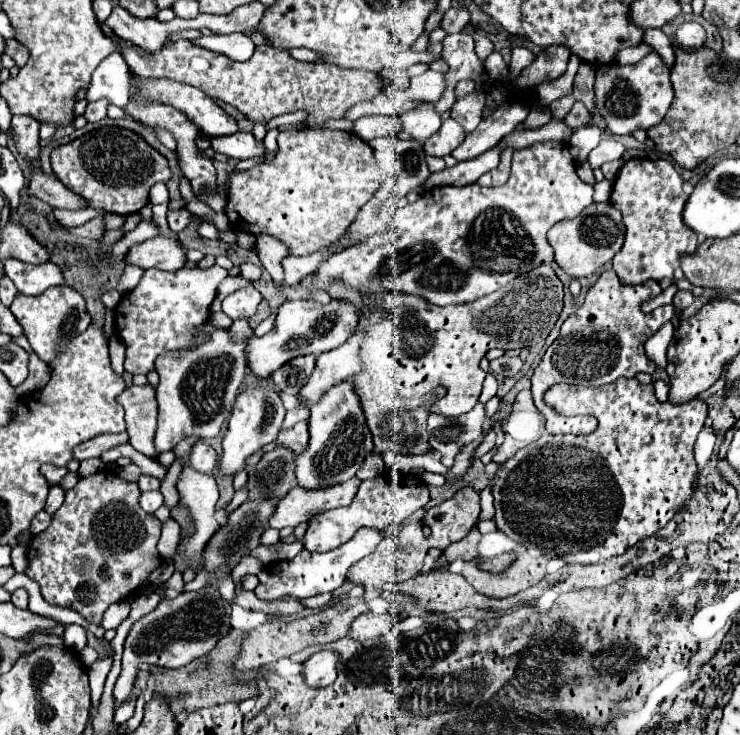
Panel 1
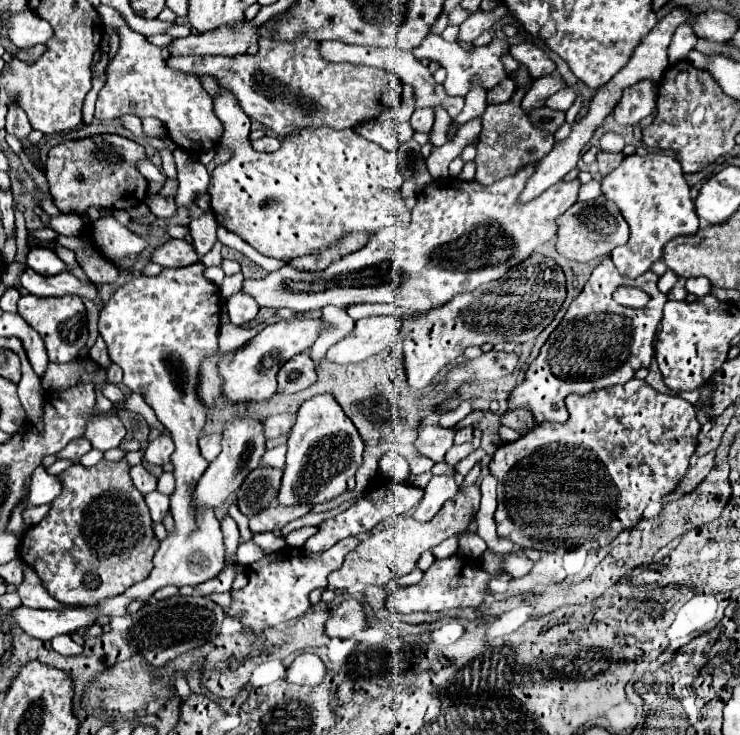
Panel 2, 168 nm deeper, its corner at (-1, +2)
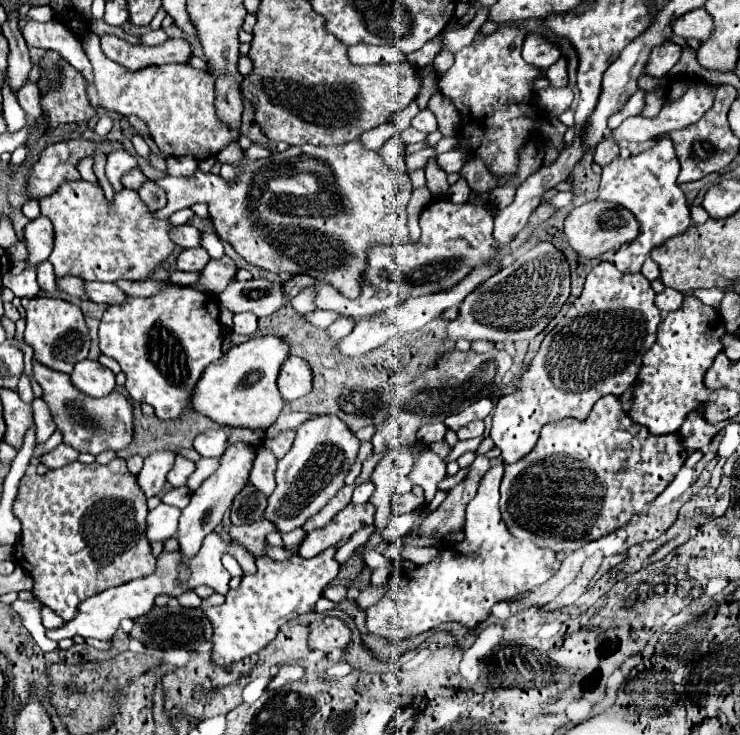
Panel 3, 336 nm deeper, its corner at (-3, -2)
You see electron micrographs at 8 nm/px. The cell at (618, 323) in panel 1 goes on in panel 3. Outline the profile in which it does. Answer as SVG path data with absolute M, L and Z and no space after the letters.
M606 260L592 268L582 294L570 304L566 316L556 324L556 328L546 334L538 354L524 370L524 380L520 380L520 388L510 396L500 398L496 404L490 438L494 440L496 448L502 450L504 462L512 464L526 456L534 448L540 428L544 424L564 418L584 420L596 400L606 394L620 396L636 380L644 354L656 342L656 330L660 324L660 310L656 308L654 298L656 292L652 290L650 280L642 274L624 274Z

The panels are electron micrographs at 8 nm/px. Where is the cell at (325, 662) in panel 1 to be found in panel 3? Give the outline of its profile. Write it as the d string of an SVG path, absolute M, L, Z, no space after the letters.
M286 664L280 668L280 672L274 676L274 680L270 682L270 690L276 690L276 688L282 688L284 684L288 682L294 682L294 680L300 680L302 676L306 674L306 670L300 666L300 664Z

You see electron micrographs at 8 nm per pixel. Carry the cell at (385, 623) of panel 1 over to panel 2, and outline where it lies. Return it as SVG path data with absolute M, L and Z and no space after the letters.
M344 600L330 608L330 618L324 624L324 632L330 638L352 638L356 632L366 628L362 606L356 600Z

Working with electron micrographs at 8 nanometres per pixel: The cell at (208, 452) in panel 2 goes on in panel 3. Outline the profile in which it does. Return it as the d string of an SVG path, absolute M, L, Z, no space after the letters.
M206 430L194 440L194 450L206 458L218 458L228 446L228 436L224 430Z

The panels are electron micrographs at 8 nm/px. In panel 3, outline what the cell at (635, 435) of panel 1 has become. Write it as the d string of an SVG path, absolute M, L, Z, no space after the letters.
M618 396L600 398L586 420L568 418L546 424L530 454L516 464L504 464L504 478L500 486L500 512L508 532L516 540L530 540L540 548L566 552L582 548L618 528L624 528L632 516L642 514L674 480L684 466L688 454L680 444L680 436L654 436L642 424L630 420Z

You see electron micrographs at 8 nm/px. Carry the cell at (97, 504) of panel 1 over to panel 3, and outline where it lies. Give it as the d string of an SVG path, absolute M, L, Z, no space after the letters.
M114 458L106 466L98 462L82 464L76 460L44 476L37 474L37 466L30 463L20 480L12 512L22 522L22 536L16 544L14 560L34 578L34 596L62 620L72 620L82 600L130 580L150 576L156 568L156 558L146 538L146 496L140 492L136 478L128 472L124 458Z

